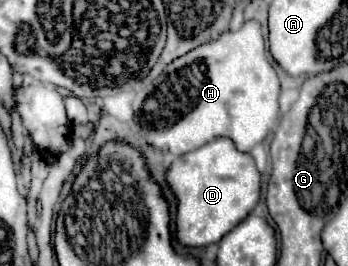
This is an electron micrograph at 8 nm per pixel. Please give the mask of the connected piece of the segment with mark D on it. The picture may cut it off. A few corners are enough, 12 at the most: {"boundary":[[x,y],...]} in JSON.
{"boundary":[[217,138],[177,158],[175,236],[217,244],[259,202],[249,154]]}

